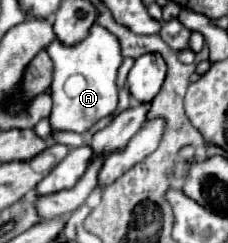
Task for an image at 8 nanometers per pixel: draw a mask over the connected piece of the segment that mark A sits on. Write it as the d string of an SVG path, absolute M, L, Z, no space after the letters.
M93 24L89 30L89 36L75 46L63 46L59 40L53 40L47 46L47 54L53 60L55 72L53 72L53 84L51 84L51 96L53 96L53 110L49 116L49 124L53 134L55 132L85 132L89 130L97 120L107 118L117 108L117 68L123 60L121 48L117 38L101 28L99 24Z

